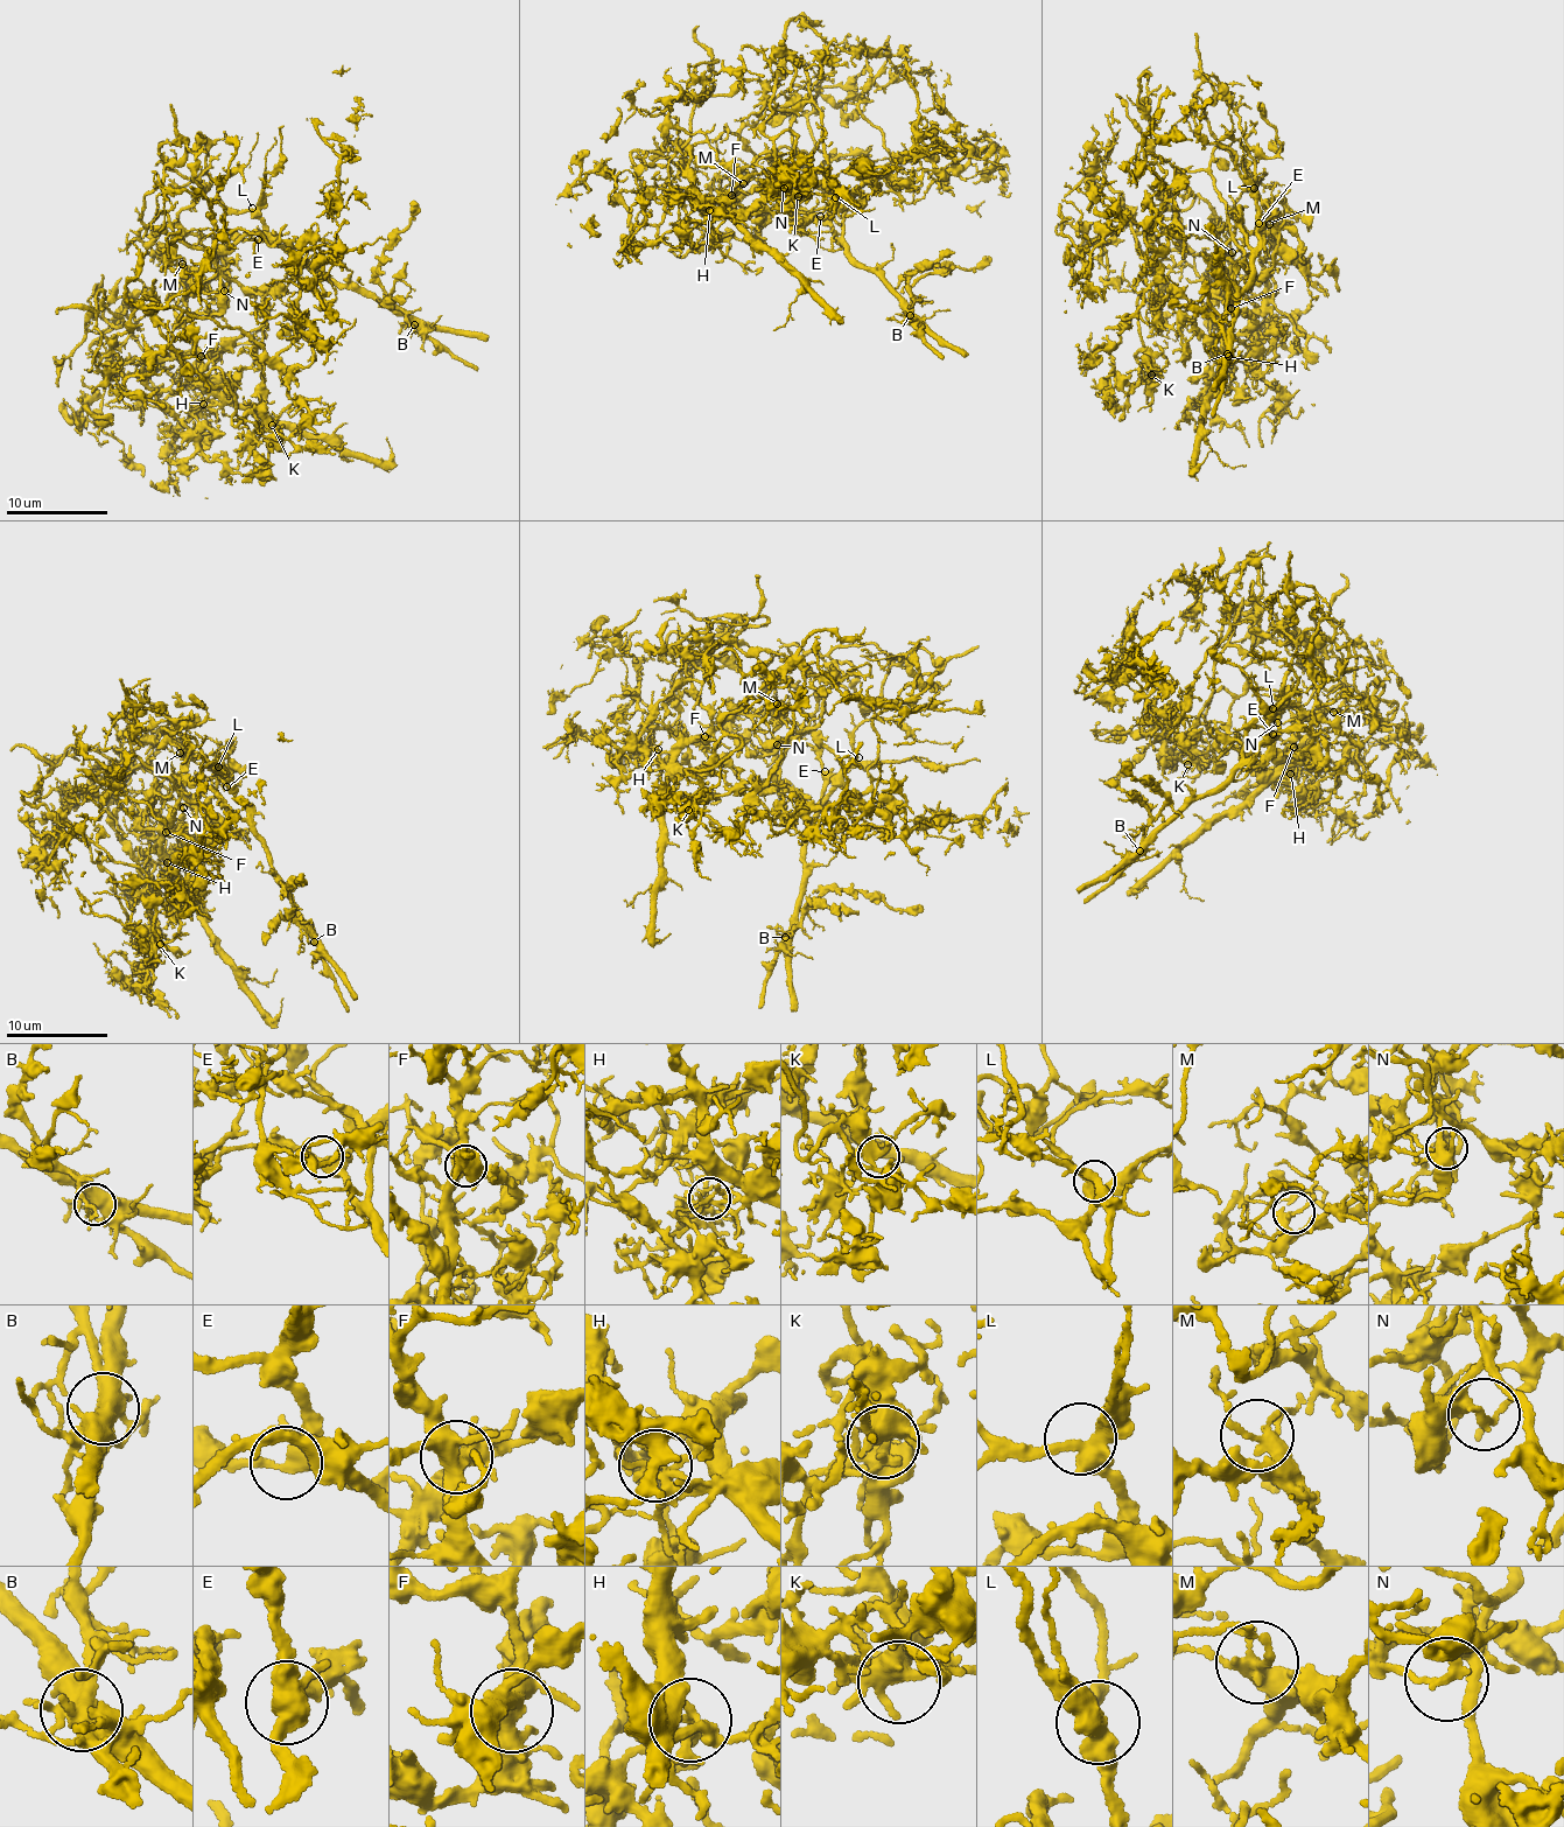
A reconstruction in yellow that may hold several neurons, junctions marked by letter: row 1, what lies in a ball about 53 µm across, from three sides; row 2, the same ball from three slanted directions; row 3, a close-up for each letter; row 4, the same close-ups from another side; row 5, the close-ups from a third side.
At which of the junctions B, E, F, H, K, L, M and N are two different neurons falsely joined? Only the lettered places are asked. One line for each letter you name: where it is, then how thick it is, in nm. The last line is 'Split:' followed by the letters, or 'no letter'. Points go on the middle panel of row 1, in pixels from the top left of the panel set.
B: at (910, 315); 480 nm thick
H: at (709, 210); 220 nm thick
N: at (784, 188); 220 nm thick
Split: B, H, N

